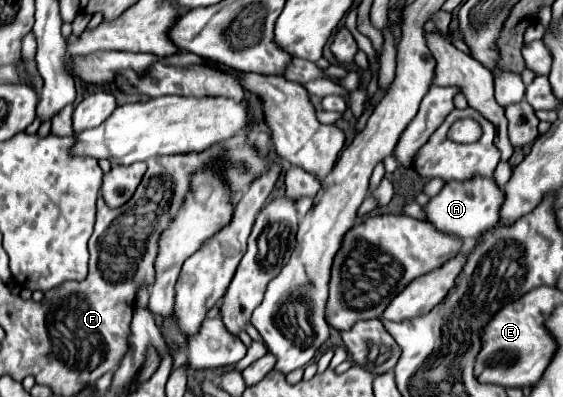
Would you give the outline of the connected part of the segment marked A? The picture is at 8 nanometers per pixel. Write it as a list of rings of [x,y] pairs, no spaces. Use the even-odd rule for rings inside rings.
[[[470,178],[470,182],[448,182],[438,196],[424,208],[428,222],[446,234],[460,236],[464,242],[474,242],[482,232],[498,226],[498,206],[502,206],[502,188],[494,178]]]

